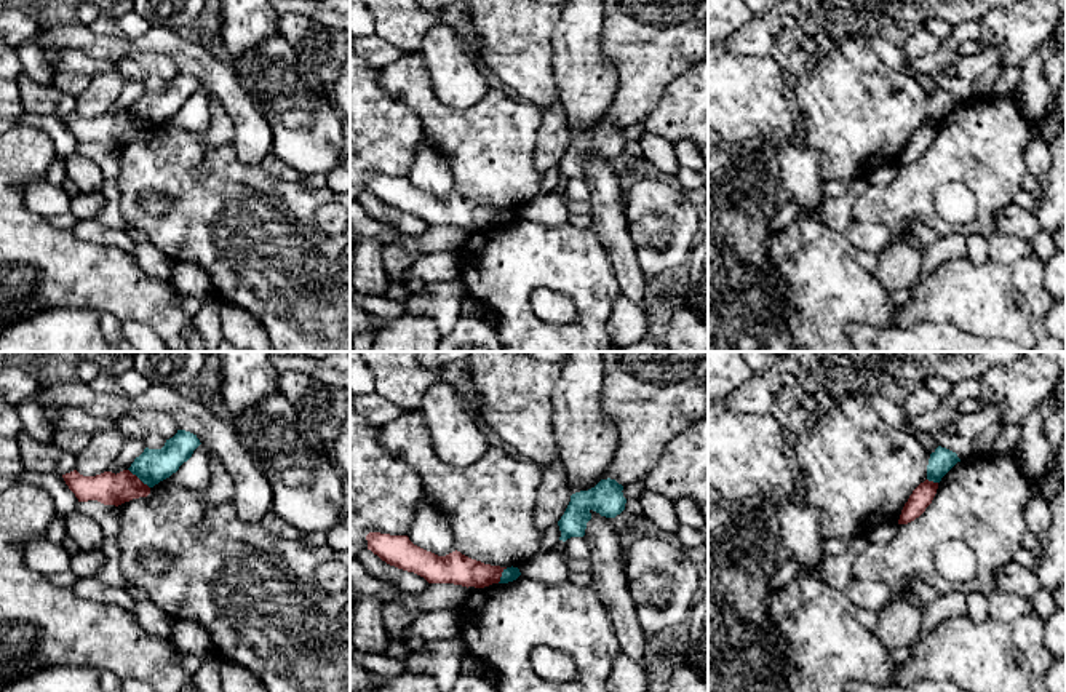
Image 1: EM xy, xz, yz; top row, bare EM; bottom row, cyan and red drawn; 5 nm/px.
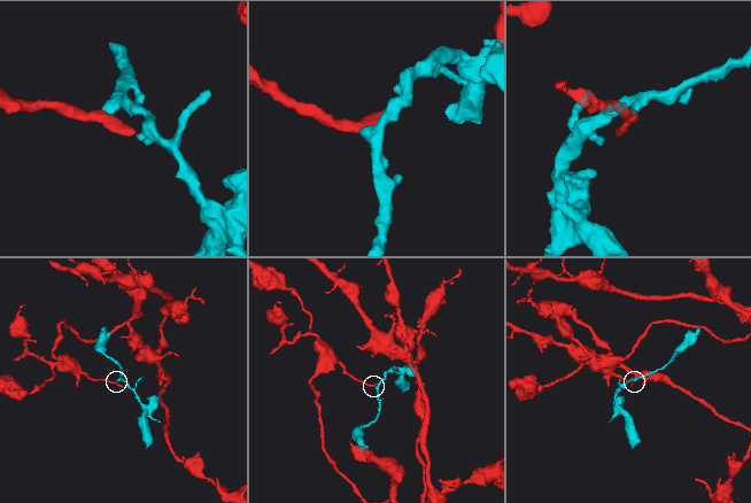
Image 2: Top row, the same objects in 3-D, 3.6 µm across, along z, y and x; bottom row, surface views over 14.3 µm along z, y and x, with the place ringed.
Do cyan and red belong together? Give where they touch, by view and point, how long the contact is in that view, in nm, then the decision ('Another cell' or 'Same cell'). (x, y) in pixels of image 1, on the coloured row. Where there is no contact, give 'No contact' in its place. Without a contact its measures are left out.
Touches cyan at xy (139, 478). Shared border 150 nm. Another cell

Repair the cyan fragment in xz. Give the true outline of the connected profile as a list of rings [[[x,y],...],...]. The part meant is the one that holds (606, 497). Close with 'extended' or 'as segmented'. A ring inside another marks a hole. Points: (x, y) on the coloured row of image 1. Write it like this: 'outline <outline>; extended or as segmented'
outline [[[607,478],[588,491],[572,494],[564,515],[558,521],[559,540],[566,542],[571,537],[583,537],[587,523],[591,519],[591,510],[606,518],[620,515],[626,503],[622,491],[622,484]]]; as segmented

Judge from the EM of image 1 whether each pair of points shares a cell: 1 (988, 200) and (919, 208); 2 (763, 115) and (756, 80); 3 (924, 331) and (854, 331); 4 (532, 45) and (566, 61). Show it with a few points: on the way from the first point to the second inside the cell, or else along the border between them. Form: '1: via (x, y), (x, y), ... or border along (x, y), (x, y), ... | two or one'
1: via (980, 221), (969, 229), (940, 227) | one
2: via (756, 107), (756, 88) | one
3: via (906, 334), (871, 334) | one
4: border along (560, 18), (552, 37), (552, 66), (558, 91) | two

